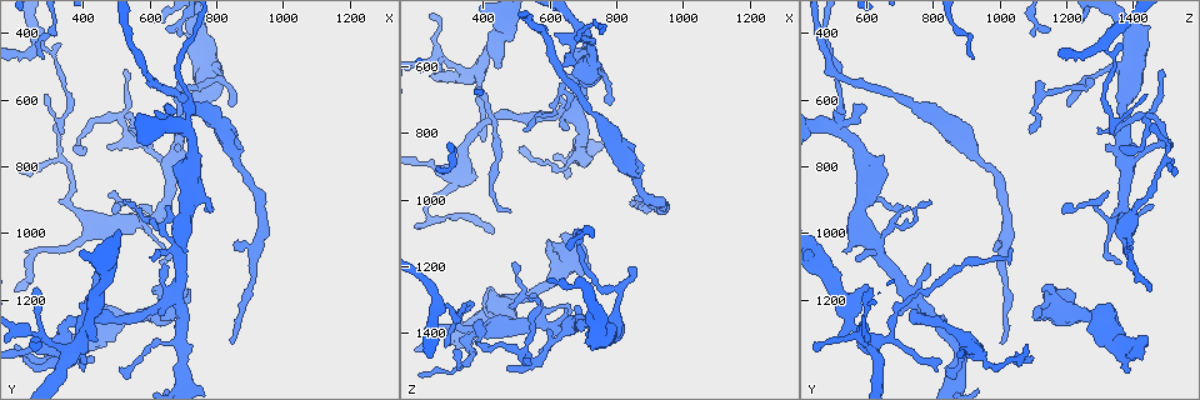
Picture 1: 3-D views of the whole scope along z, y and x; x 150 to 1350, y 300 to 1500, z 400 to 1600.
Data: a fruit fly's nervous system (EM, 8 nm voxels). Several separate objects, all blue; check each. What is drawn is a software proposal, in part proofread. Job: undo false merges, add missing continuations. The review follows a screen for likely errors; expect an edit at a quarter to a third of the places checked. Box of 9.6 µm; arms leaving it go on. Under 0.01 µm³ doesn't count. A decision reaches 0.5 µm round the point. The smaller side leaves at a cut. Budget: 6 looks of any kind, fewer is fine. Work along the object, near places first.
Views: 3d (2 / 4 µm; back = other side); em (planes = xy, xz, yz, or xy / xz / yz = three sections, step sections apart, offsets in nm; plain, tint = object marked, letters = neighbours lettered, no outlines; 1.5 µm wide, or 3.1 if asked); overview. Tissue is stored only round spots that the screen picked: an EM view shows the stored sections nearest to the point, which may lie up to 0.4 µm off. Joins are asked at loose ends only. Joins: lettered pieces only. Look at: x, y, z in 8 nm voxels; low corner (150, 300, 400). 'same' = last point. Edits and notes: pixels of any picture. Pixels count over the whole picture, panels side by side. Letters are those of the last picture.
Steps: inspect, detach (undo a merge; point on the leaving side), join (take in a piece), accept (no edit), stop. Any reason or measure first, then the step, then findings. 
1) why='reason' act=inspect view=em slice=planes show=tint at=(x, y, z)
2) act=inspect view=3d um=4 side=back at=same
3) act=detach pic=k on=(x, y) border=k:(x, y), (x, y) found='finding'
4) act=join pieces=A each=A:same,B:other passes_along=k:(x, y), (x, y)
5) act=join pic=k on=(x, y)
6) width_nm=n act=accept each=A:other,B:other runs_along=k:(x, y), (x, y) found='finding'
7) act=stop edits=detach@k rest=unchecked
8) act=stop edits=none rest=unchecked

why='an open end' act=inspect view=3d um=4 at=(850, 1340, 1020)

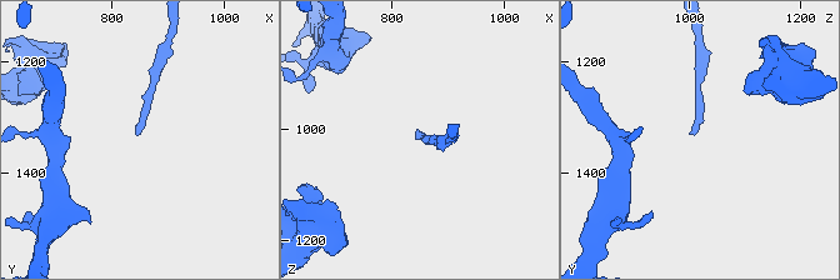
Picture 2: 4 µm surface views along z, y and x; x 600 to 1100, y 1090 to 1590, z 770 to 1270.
act=inspect view=em slice=xy step=4 show=tint at=(845, 1330, 1010)

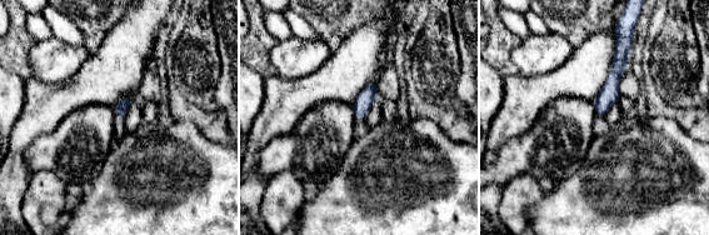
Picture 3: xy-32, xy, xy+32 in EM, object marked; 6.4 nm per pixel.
why='another direction' act=inspect view=em slice=planes show=letters at=same

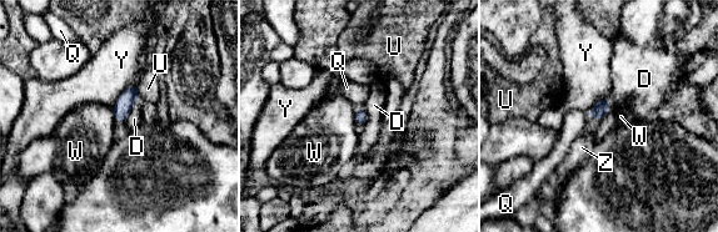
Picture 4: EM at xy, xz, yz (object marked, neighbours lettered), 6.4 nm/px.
longest_contact=Y:220nm act=join pieces=Z each=D:other,Q:other,U:other,W:other,Y:other,Z:same passes_along=4:(601, 109), (597, 120), (582, 147) found='it goes on there'

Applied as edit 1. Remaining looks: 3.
why='see it whole again' act=inspect view=overview

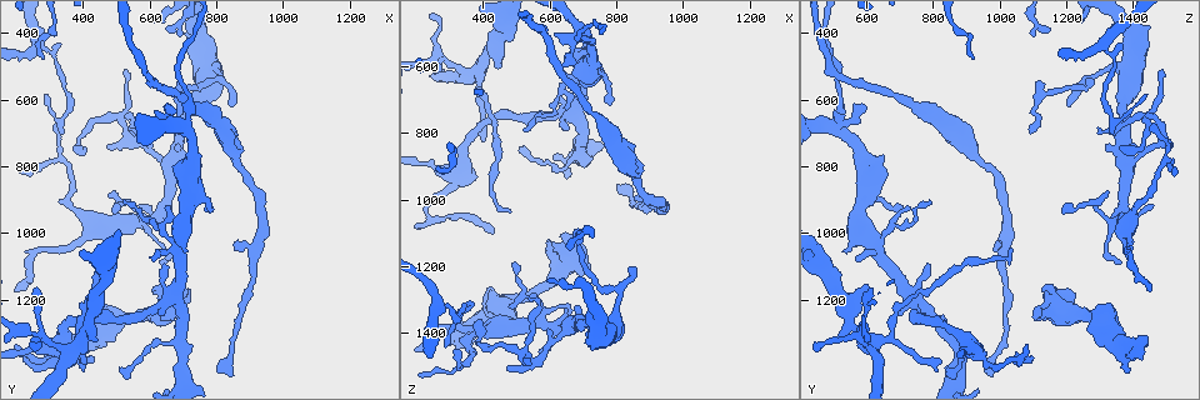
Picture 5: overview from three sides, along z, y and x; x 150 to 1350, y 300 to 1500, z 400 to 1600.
why='a narrow waist' act=inspect view=em slice=planes show=tint at=(280, 1320, 570)

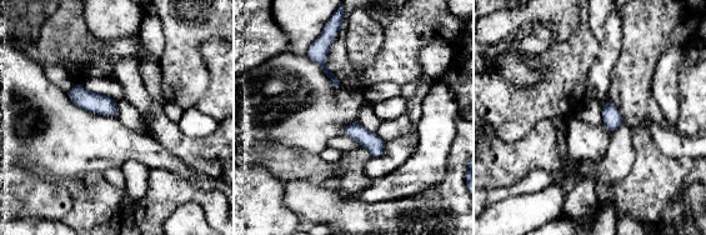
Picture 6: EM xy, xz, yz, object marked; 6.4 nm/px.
why='see the neighbours' act=inspect view=em slice=planes show=letters at=same

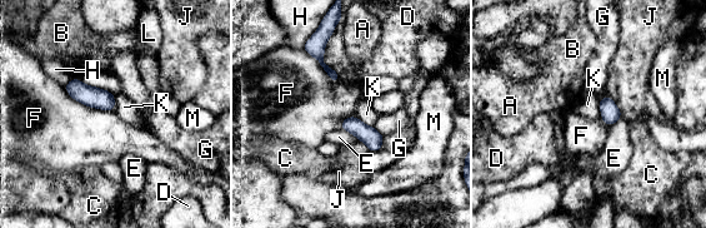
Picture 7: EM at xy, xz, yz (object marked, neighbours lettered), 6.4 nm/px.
width_nm=110 act=accept each=A:other,B:other,C:other,D:other,E:other,F:other,G:other,H:other,J:other,K:other,L:other,M:other found='one neuron here'

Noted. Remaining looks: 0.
act=stop edits=join@4 rest=unchecked

